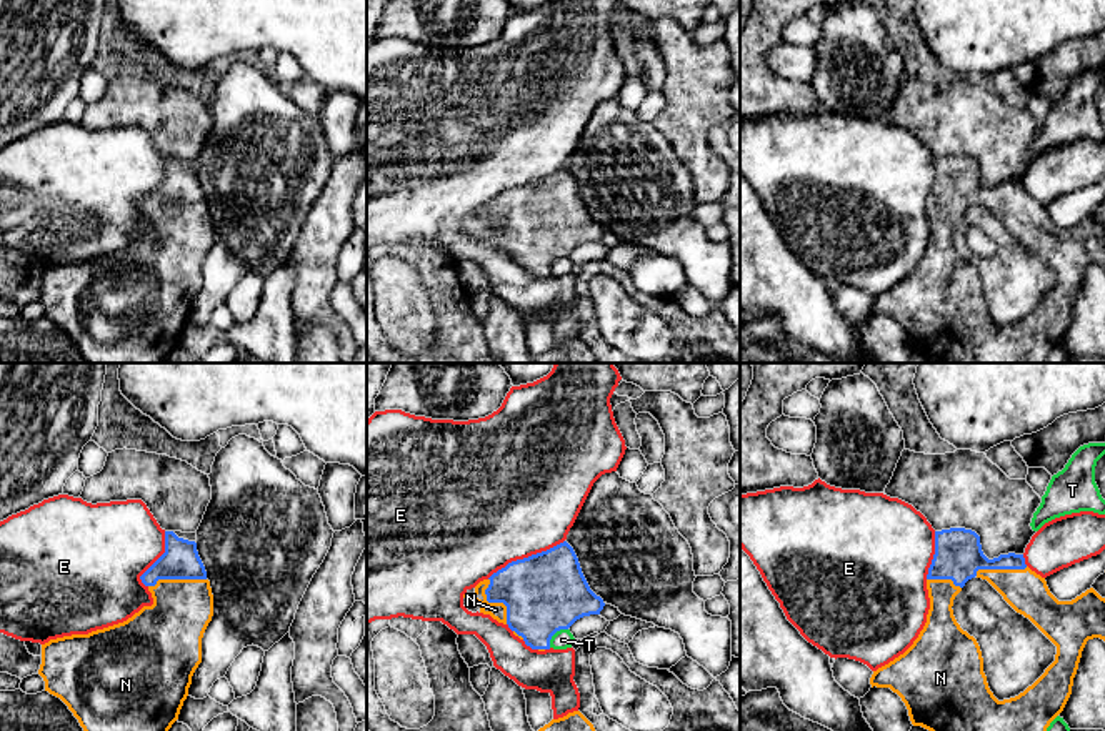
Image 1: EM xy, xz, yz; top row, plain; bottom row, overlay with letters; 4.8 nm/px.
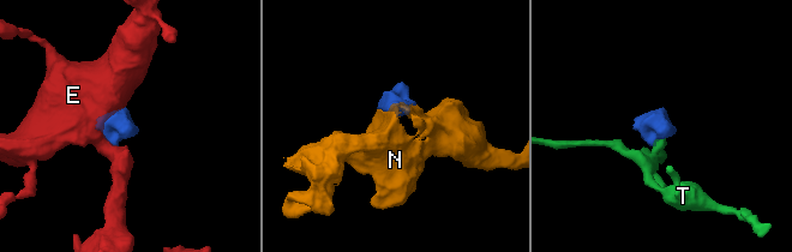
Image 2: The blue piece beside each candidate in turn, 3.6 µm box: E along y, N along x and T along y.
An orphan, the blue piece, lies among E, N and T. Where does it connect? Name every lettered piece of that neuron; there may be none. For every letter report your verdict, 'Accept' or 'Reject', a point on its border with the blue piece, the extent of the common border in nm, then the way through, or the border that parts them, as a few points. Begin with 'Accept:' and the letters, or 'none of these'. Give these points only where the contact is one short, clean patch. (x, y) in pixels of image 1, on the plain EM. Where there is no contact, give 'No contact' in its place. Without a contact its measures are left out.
Accept: N
E: Reject. Touches blue at xz (525, 185). Shared border 420 nm
N: Accept. Touches blue at xy (177, 205). Shared border 280 nm
T: Reject. Touches blue at xz (554, 260). Shared border 130 nm. Boundary: xz (567, 255), (560, 255), (552, 263), (549, 273)

